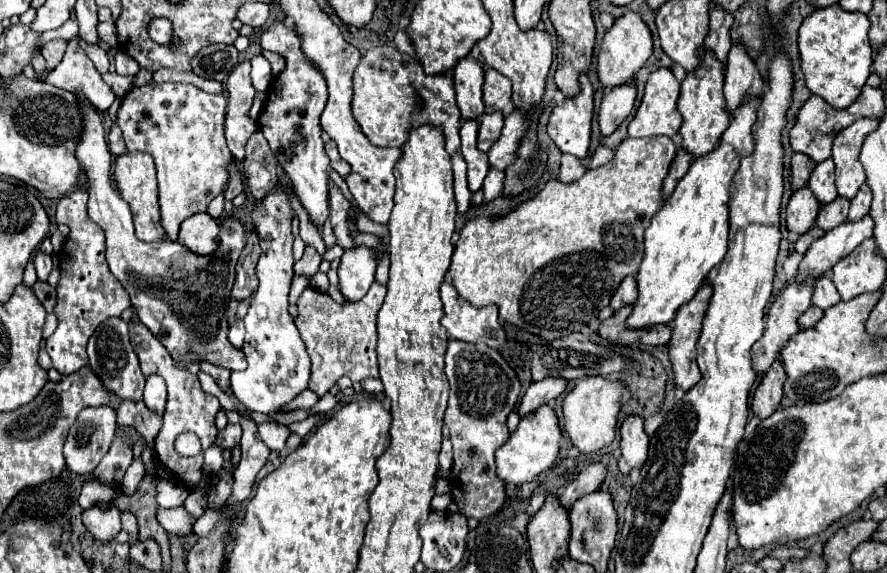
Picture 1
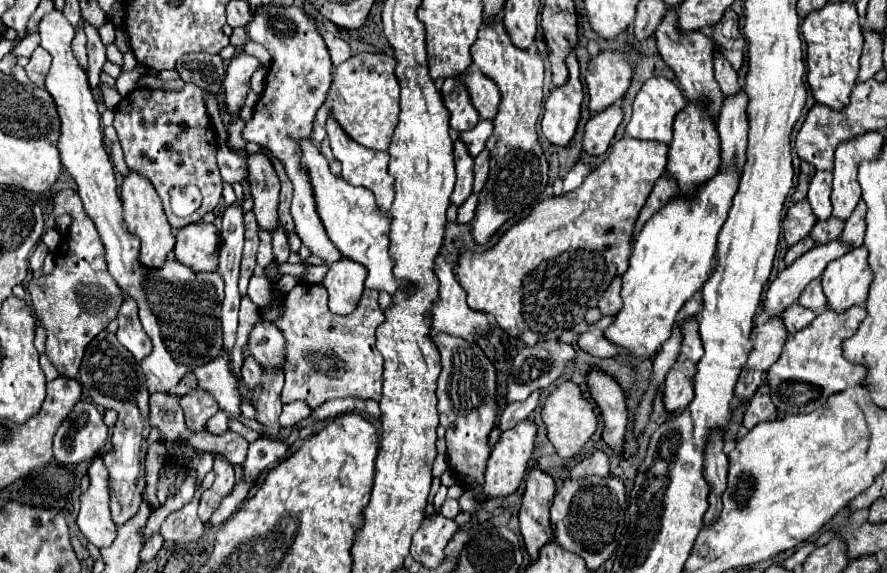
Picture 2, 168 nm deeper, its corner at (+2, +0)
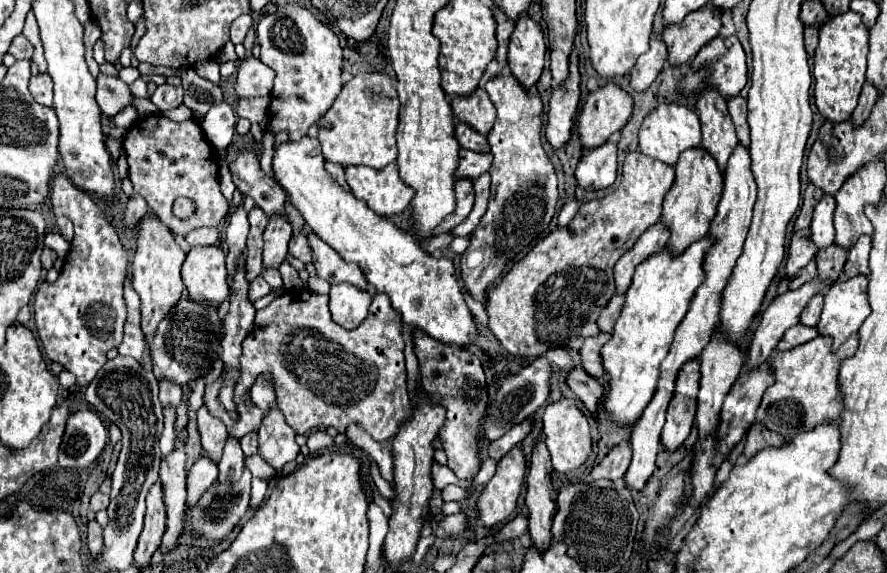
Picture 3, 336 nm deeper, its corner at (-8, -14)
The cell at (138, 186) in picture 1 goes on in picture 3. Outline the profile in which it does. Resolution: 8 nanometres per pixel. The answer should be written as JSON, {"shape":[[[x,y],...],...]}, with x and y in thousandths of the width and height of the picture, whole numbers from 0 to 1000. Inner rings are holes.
{"shape":[[[160,380],[156,398],[156,433],[149,450],[149,478],[151,478],[151,506],[158,517],[160,541],[160,579],[169,597],[176,586],[176,572],[183,555],[189,551],[194,534],[205,517],[207,492],[203,485],[203,468],[210,450],[210,440],[196,422],[194,405],[178,380]]]}

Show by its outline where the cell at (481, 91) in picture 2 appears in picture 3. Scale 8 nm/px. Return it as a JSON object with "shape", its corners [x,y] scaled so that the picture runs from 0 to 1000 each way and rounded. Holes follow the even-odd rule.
{"shape":[[[541,154],[530,168],[512,168],[507,185],[519,213],[532,220],[541,234],[550,234],[559,209],[559,188],[555,188],[550,164]]]}

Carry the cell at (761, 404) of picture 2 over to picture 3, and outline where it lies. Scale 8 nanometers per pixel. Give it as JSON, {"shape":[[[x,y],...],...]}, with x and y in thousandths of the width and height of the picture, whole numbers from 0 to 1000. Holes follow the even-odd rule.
{"shape":[[[848,743],[848,747],[843,750],[843,761],[841,761],[839,796],[841,796],[841,799],[848,799],[848,796],[852,796],[857,785],[861,785],[861,782],[882,778],[882,775],[884,775],[884,764],[882,764],[882,761],[857,761],[857,747],[855,747],[855,743]]]}

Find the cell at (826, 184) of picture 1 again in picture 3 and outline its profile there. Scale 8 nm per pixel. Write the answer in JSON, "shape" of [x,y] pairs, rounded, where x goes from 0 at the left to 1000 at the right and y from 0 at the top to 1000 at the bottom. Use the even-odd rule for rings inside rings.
{"shape":[[[929,339],[918,363],[918,377],[913,391],[913,419],[922,433],[931,433],[940,426],[940,394],[938,394],[940,363],[943,363],[943,353],[940,353],[940,342],[936,339]]]}

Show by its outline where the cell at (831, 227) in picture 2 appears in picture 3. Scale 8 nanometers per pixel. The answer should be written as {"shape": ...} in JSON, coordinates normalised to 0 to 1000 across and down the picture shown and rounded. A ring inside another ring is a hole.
{"shape":[[[943,426],[922,436],[920,461],[922,461],[922,485],[929,492],[940,496],[949,482],[949,468],[954,457],[954,436]]]}

